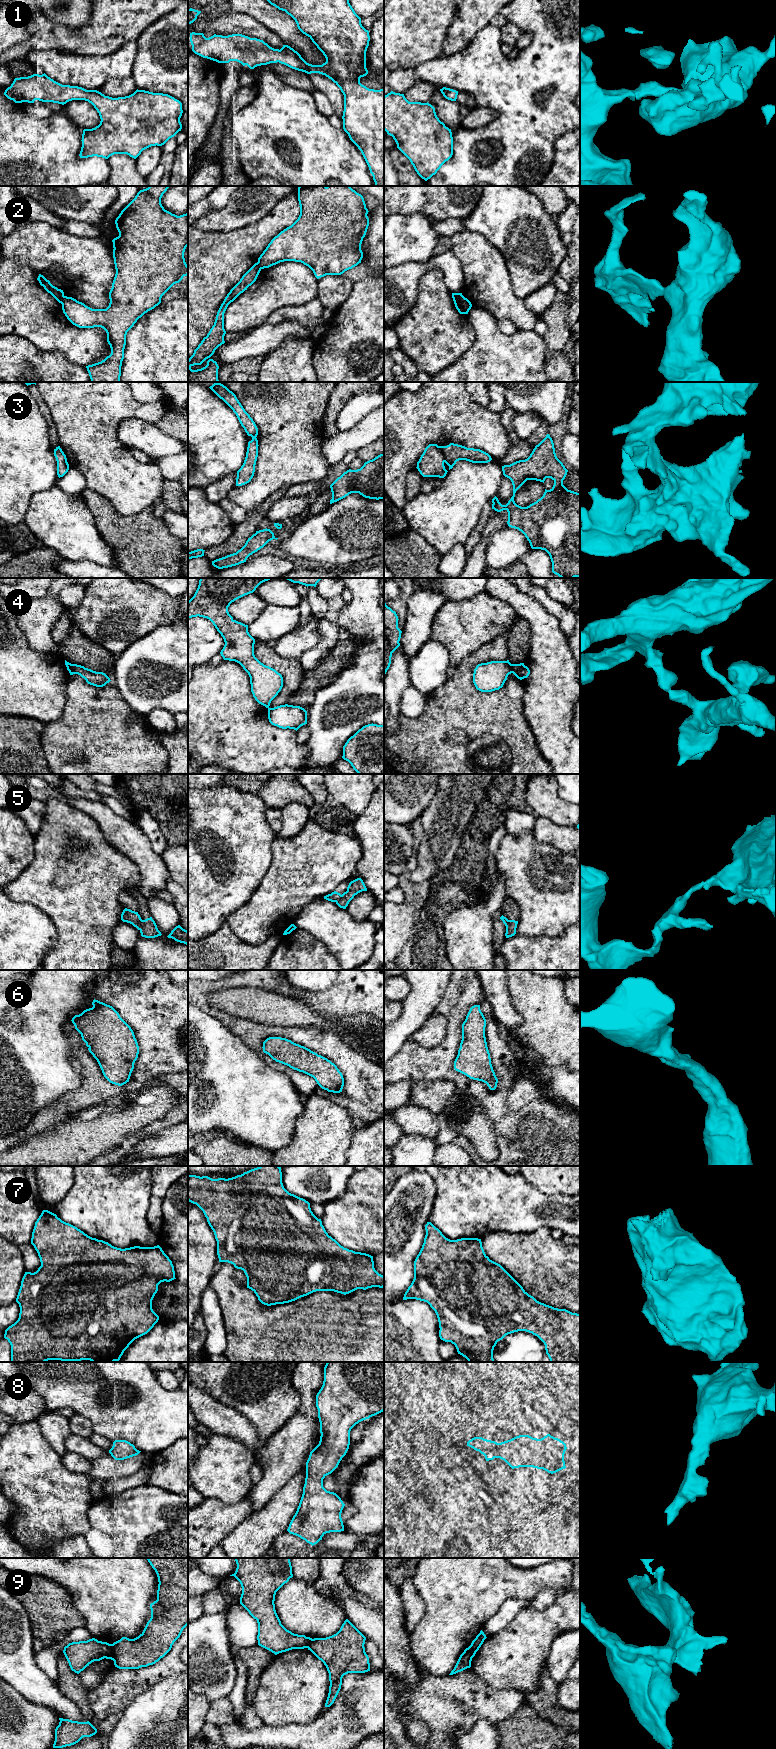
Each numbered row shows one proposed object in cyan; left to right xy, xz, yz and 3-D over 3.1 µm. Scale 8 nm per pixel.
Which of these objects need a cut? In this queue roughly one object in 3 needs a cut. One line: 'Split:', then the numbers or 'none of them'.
Split: 2, 3, 4, 5, 9

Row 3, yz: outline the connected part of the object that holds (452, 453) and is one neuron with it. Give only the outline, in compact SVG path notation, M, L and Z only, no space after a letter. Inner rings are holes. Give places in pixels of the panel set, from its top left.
M450 443L447 446L439 446L439 448L444 455L444 462L449 466L449 470L459 460L466 460L472 463L488 463L492 460L488 453L480 449L467 448L454 443Z

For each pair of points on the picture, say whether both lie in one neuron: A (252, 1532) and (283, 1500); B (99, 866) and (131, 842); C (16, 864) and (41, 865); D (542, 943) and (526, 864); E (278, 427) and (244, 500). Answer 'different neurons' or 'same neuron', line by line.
A: same neuron
B: different neurons
C: different neurons
D: different neurons
E: same neuron

